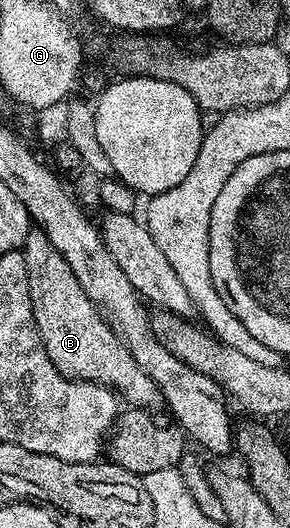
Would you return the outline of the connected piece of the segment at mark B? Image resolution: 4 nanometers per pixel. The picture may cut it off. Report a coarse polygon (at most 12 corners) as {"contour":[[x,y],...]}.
{"contour":[[38,226],[23,249],[33,317],[59,374],[157,410],[131,358]]}

